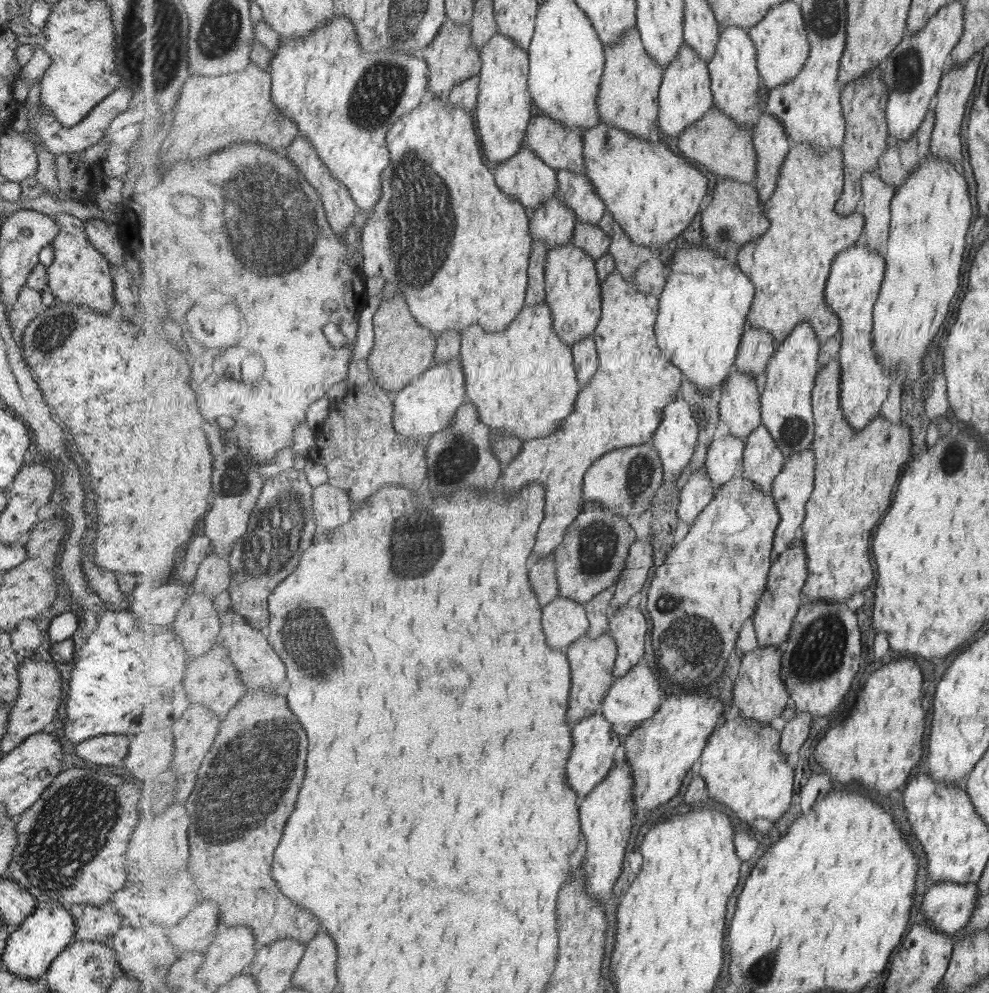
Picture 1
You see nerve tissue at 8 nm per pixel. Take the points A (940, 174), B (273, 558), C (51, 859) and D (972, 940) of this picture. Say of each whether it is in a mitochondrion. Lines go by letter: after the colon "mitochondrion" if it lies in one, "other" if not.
A: other
B: mitochondrion
C: mitochondrion
D: other

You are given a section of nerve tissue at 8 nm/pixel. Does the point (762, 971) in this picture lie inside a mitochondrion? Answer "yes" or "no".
yes

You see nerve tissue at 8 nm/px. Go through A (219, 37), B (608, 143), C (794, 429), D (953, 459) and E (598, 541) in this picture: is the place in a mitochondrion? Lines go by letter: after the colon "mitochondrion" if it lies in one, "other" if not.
A: mitochondrion
B: mitochondrion
C: mitochondrion
D: mitochondrion
E: mitochondrion

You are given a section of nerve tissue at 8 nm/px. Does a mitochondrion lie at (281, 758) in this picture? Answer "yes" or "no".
yes

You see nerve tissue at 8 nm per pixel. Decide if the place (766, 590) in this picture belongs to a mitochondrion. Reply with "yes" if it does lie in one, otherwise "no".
no

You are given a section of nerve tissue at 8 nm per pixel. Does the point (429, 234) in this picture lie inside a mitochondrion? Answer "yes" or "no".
yes

